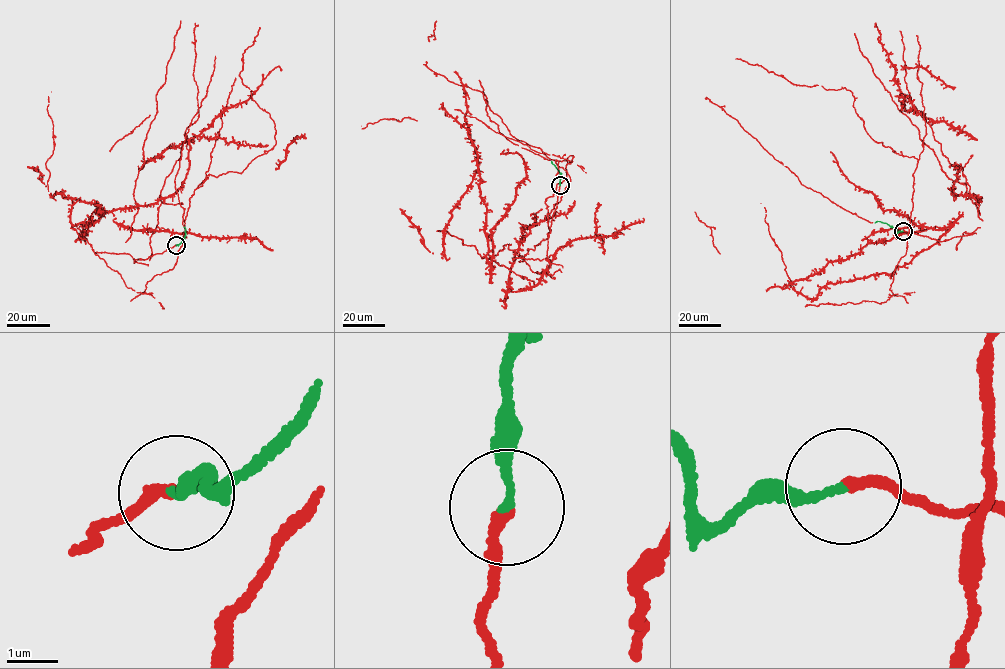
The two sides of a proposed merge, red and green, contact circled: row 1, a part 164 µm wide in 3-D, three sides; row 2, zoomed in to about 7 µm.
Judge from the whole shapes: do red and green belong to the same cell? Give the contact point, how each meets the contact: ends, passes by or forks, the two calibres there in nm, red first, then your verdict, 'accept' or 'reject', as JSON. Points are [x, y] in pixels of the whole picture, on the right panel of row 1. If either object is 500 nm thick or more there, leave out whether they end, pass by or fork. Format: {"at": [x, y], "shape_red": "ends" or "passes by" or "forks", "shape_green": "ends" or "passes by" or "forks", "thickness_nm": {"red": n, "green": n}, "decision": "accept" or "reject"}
{"at": [903, 231], "shape_red": "ends", "shape_green": "ends", "thickness_nm": {"red": 220, "green": 170}, "decision": "accept"}

